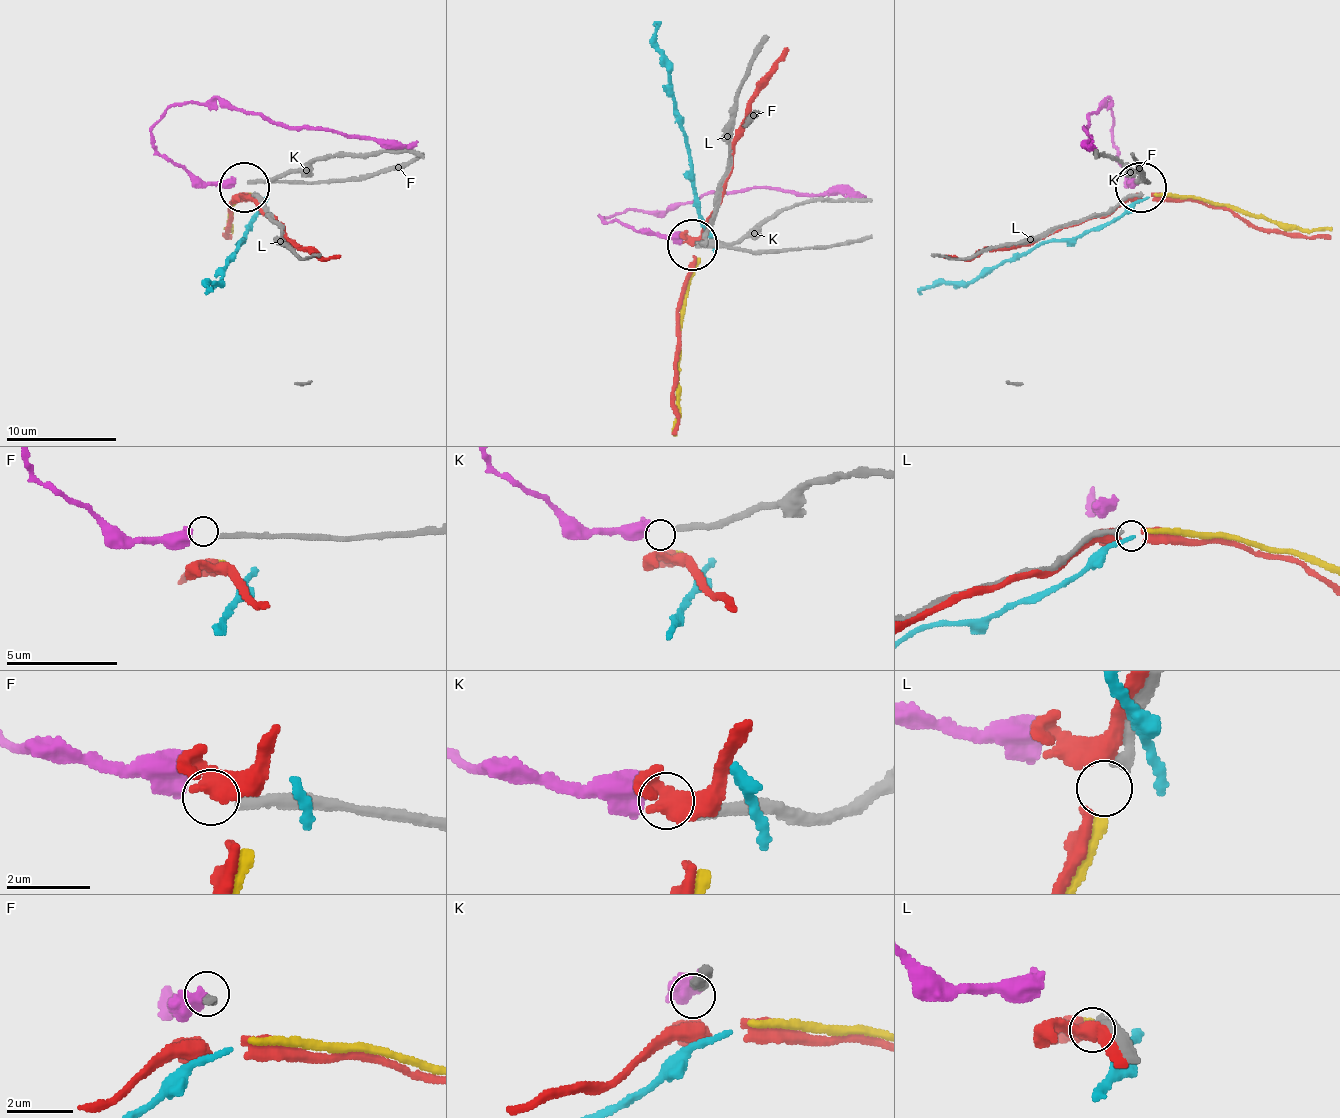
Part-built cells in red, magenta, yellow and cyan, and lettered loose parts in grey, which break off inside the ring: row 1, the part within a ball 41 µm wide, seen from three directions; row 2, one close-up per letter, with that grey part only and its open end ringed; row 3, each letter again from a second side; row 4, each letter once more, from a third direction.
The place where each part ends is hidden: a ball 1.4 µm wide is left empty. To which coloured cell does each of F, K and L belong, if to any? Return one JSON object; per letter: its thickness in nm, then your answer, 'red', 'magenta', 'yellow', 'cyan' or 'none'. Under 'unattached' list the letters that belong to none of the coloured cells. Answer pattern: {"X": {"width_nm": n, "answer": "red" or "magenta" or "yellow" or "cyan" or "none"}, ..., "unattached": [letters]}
{"F": {"width_nm": 280, "answer": "none"}, "K": {"width_nm": 280, "answer": "none"}, "L": {"width_nm": 320, "answer": "yellow"}, "unattached": ["F", "K"]}

